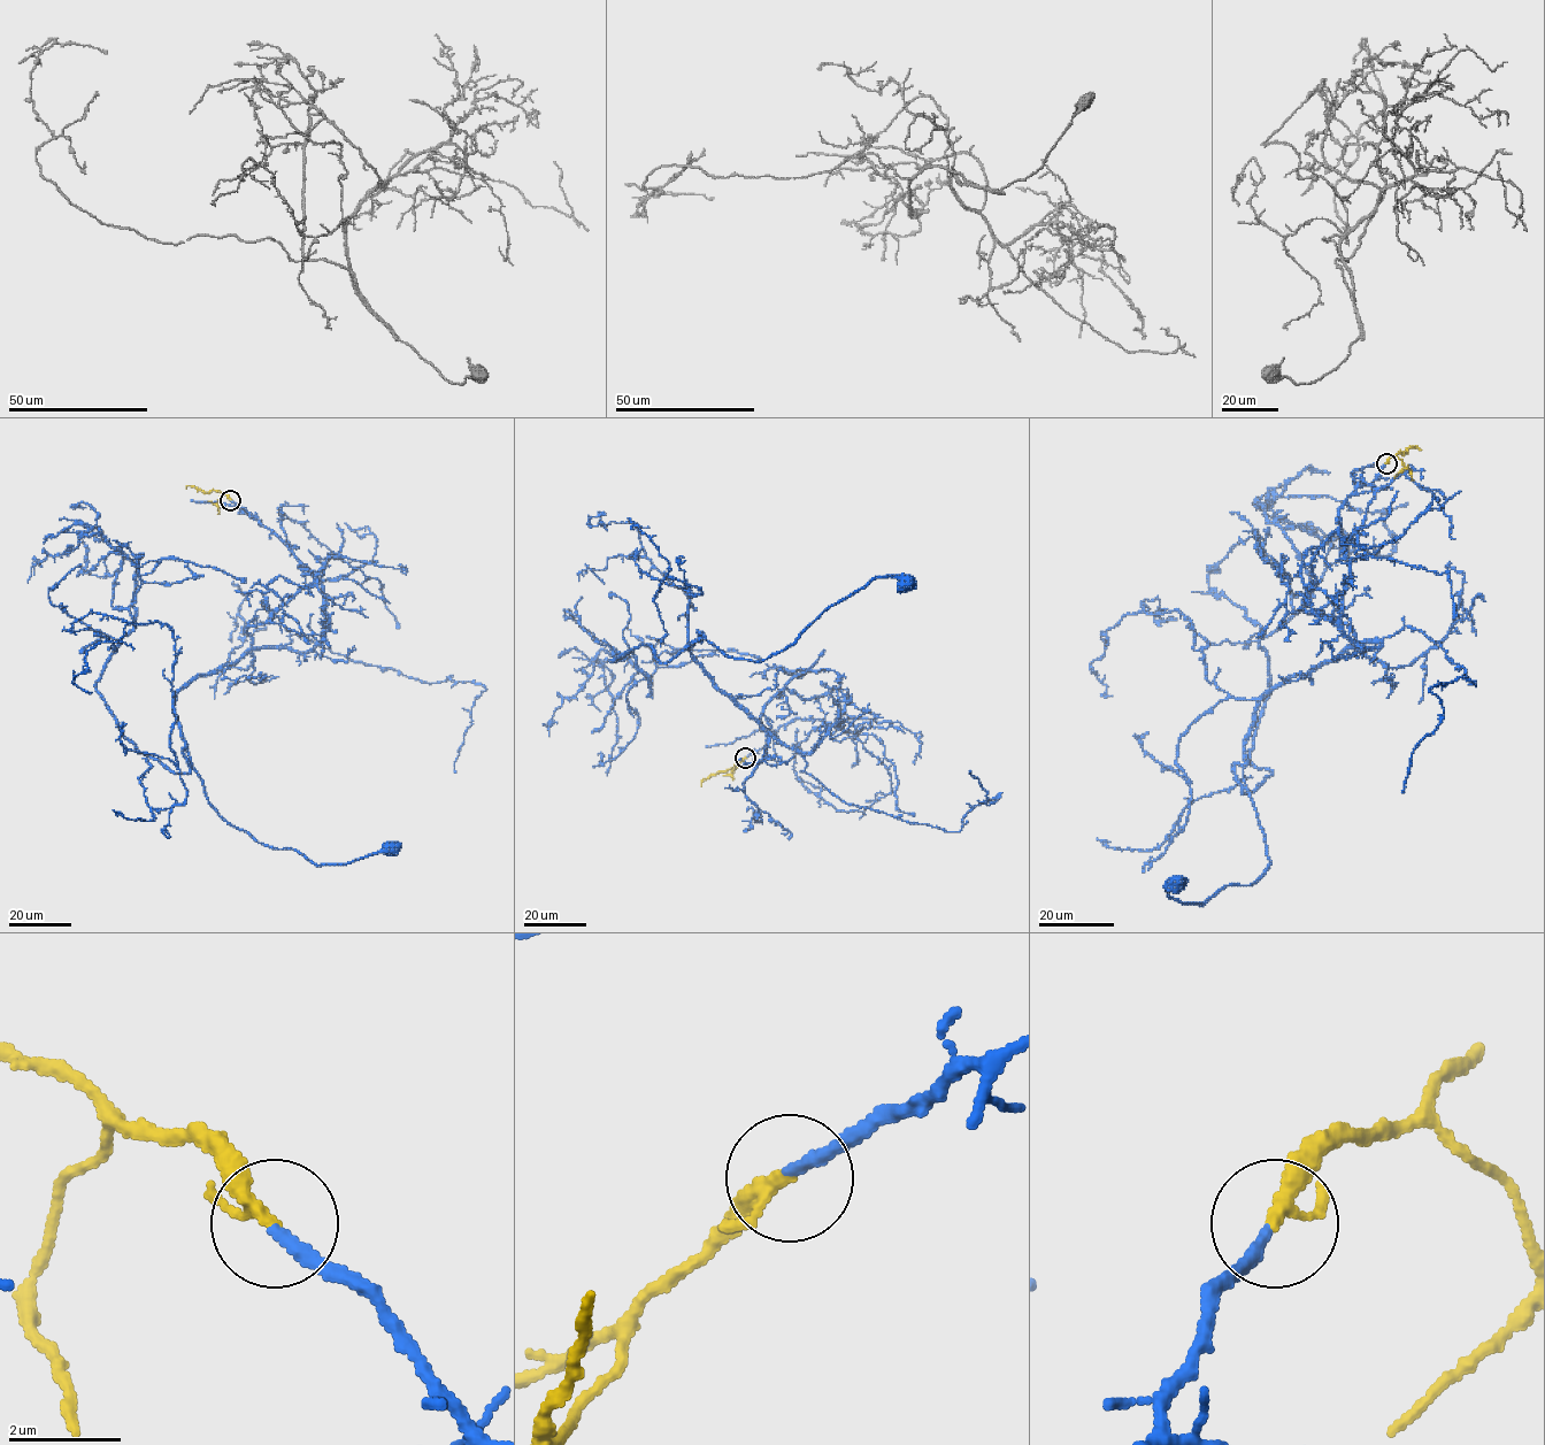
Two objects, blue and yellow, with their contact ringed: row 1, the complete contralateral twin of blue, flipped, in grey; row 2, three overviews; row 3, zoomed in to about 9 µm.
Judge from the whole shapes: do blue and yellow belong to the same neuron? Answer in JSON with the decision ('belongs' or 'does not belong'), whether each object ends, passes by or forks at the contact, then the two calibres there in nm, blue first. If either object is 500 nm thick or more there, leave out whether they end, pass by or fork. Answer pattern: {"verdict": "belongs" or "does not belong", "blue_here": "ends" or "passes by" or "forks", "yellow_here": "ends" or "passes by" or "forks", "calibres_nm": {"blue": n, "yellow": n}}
{"verdict": "belongs", "blue_here": "ends", "yellow_here": "passes by", "calibres_nm": {"blue": 240, "yellow": 200}}

